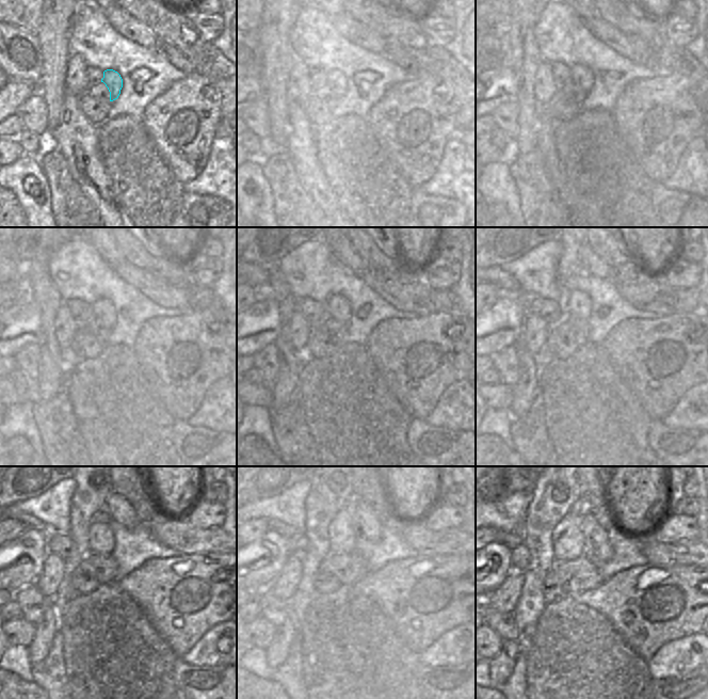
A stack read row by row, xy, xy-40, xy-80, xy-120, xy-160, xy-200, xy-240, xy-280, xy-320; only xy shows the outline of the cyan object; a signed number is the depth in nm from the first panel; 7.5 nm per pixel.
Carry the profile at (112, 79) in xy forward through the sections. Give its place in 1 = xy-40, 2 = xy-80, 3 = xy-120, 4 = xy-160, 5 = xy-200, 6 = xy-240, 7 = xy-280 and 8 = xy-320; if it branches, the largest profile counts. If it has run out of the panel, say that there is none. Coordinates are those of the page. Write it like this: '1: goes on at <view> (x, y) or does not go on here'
1: goes on at xy-40 (343, 78)
2: goes on at xy-80 (582, 75)
3: goes on at xy-120 (102, 310)
4: goes on at xy-160 (338, 307)
5: goes on at xy-200 (579, 304)
6: goes on at xy-240 (100, 536)
7: goes on at xy-280 (342, 534)
8: goes on at xy-320 (568, 539)

